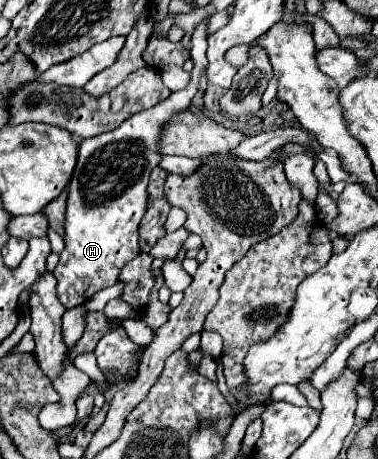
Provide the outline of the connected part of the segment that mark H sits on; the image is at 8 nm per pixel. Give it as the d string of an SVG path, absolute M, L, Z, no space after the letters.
M207 18L199 22L193 30L191 36L191 60L193 60L193 70L191 70L191 80L187 88L173 92L167 100L163 100L159 106L143 110L131 118L127 118L119 128L99 134L95 138L85 138L79 144L79 156L77 156L77 166L73 170L71 182L69 182L69 198L67 198L67 214L65 214L65 248L61 252L59 264L55 266L55 278L57 278L57 294L59 300L65 308L75 308L83 306L87 300L91 300L91 294L117 284L117 276L127 264L127 260L133 260L139 254L139 220L143 218L143 208L147 208L147 180L151 170L159 164L161 154L157 152L157 142L159 142L159 132L163 124L175 114L181 112L191 104L191 98L199 90L199 78L207 70Z

